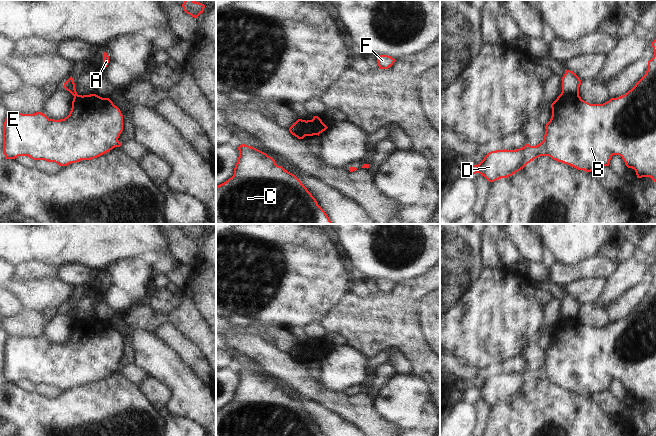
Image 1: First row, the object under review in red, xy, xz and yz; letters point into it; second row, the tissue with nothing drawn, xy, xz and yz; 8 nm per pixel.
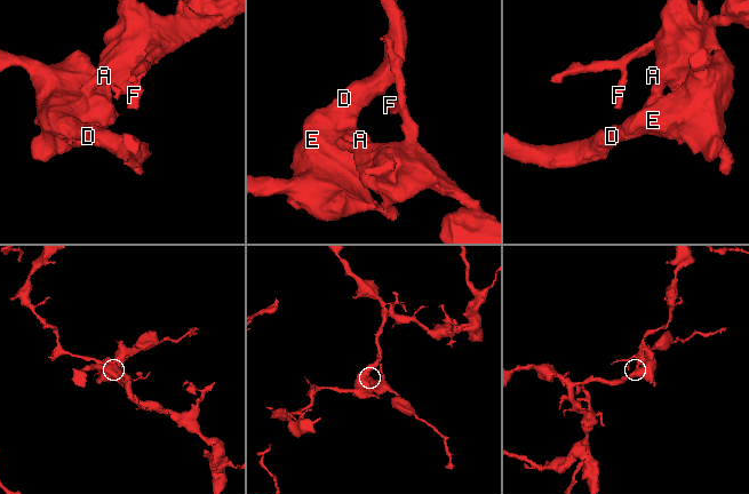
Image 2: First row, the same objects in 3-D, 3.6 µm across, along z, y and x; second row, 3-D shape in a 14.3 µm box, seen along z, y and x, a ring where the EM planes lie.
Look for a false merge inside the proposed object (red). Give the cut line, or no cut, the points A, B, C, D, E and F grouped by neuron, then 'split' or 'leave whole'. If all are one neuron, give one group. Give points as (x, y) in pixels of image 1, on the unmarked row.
cut in yz along (578, 317), (560, 319); A F / B C D E; split

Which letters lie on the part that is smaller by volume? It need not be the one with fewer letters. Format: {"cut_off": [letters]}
{"cut_off": ["A", "F"]}

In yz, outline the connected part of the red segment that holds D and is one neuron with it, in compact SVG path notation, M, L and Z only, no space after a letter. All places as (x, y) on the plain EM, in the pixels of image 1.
M656 263L652 266L654 280L648 285L645 299L625 319L611 322L603 328L590 328L579 318L559 319L551 328L552 340L545 350L543 365L536 369L526 368L516 374L496 374L489 376L478 389L469 387L472 399L479 397L489 406L512 400L528 387L540 380L549 380L553 384L570 389L578 394L591 396L595 392L609 390L613 379L619 379L628 392L635 394L637 402L650 401L656 407Z

